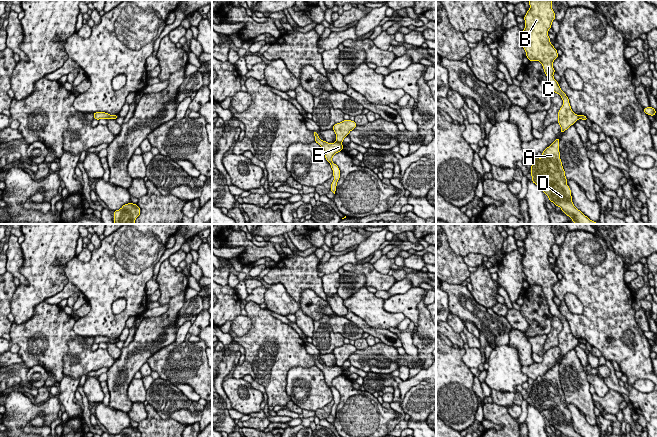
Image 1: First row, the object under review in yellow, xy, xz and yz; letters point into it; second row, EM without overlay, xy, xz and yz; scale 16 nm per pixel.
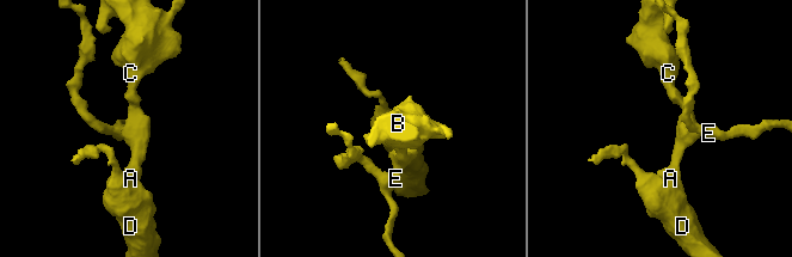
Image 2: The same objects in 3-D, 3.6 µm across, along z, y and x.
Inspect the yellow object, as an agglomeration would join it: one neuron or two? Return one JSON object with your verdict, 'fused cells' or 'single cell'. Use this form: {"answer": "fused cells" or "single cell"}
{"answer": "fused cells"}

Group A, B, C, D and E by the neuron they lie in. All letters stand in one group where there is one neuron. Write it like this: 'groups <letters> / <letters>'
groups A B C D / E

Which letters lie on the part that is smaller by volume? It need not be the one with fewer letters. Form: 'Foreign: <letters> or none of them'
Foreign: A, B, C, D

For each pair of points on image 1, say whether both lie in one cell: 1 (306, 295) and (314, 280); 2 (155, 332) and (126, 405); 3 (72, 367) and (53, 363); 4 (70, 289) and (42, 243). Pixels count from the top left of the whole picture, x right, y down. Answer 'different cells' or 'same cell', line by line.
1: different cells
2: same cell
3: different cells
4: different cells

